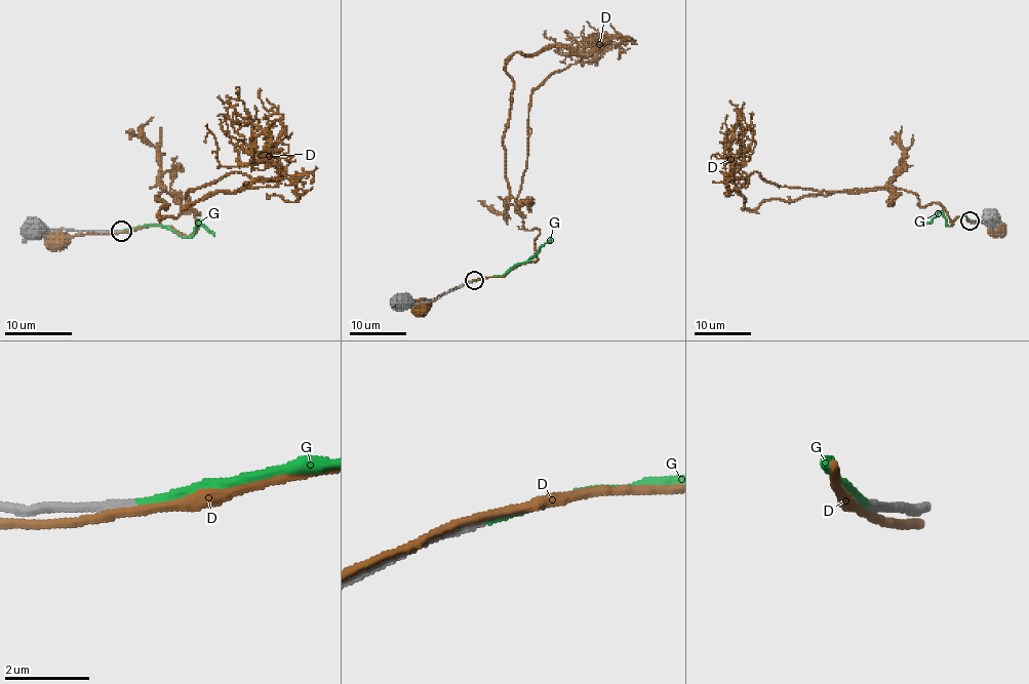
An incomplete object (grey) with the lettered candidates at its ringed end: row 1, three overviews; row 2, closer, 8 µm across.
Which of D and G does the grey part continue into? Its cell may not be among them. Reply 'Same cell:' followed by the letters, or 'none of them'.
Same cell: G

